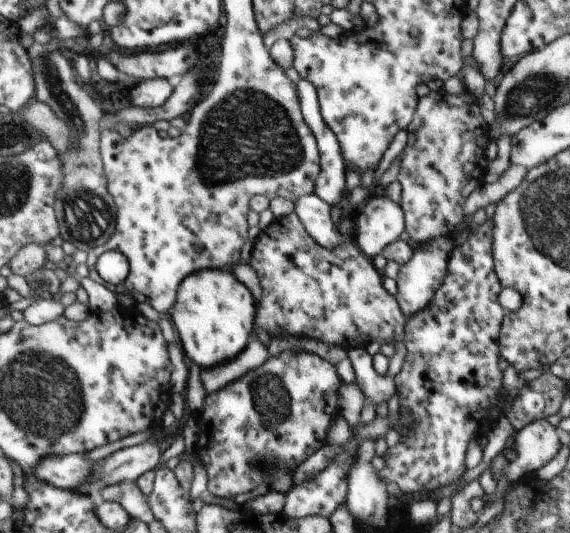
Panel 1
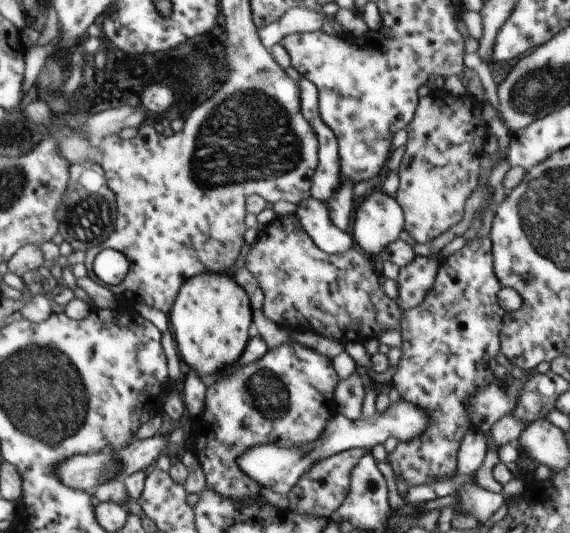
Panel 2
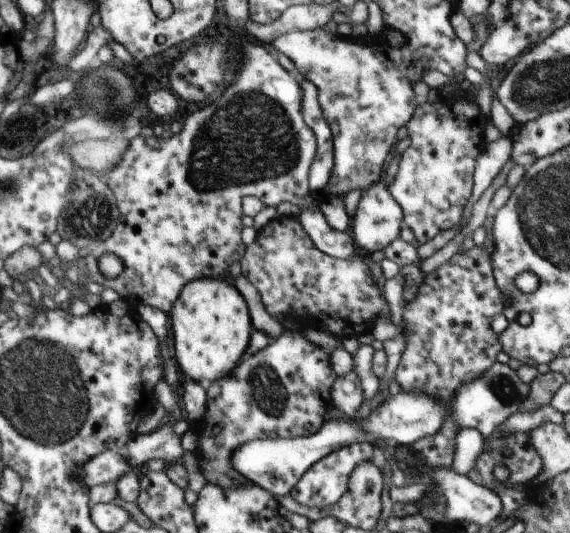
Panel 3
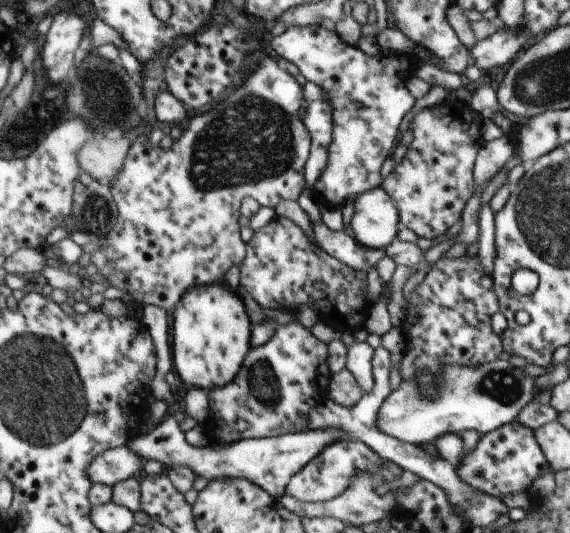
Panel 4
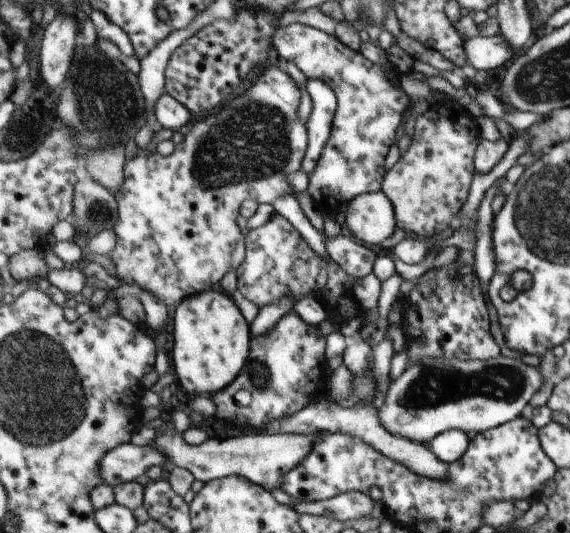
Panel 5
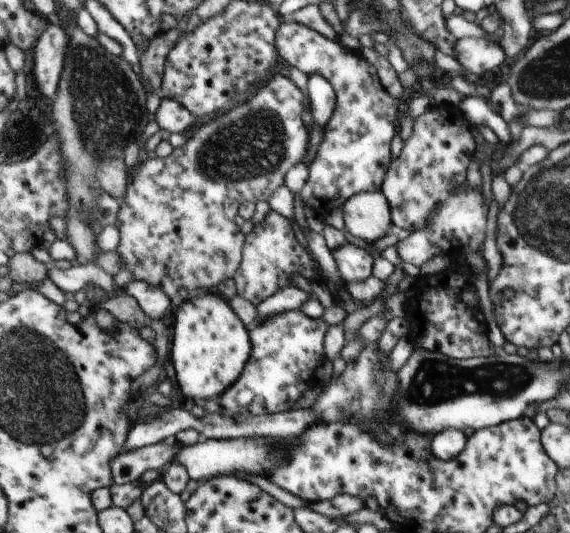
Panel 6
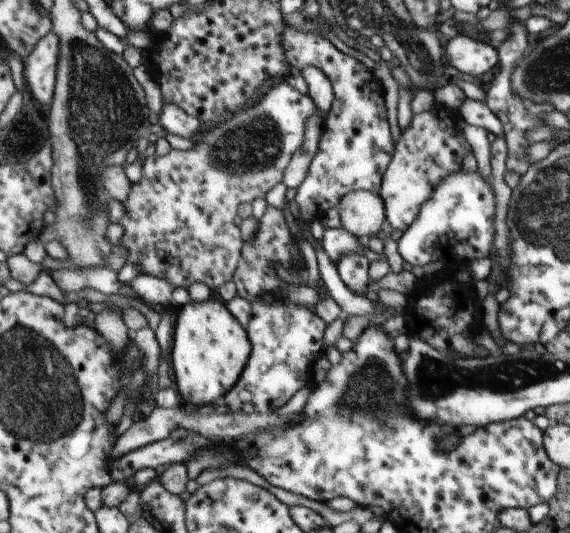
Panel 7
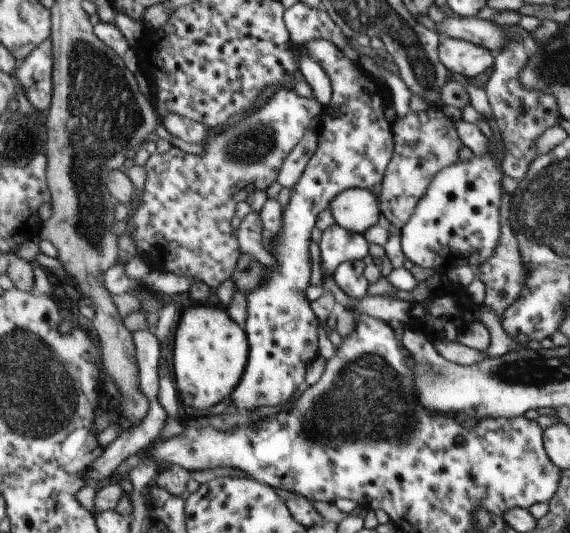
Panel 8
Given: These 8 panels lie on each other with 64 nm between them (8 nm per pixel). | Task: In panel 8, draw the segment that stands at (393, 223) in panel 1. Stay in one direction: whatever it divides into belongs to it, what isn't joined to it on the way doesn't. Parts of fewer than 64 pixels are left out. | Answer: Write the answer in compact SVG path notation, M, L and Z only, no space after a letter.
M366 189L340 192L328 209L342 228L363 235L370 227L378 224L382 214L377 196Z

